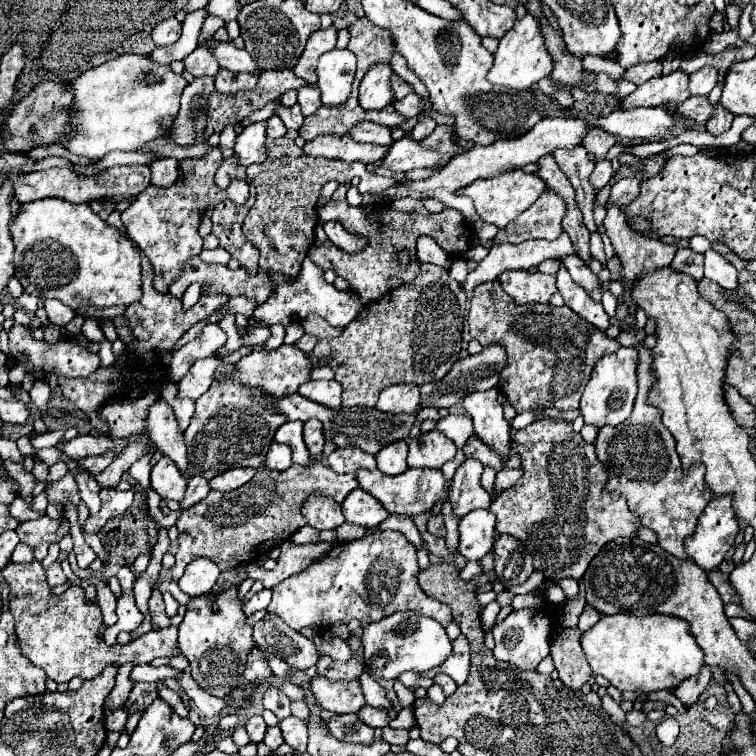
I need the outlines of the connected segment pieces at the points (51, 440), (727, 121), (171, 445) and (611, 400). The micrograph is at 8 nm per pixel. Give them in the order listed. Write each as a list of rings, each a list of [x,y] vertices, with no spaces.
[[[64,429],[50,431],[39,435],[29,435],[31,445],[35,449],[49,448],[57,445],[65,433]]]
[[[717,103],[715,107],[713,107],[713,115],[711,115],[711,119],[707,121],[707,131],[711,133],[711,135],[719,135],[719,133],[723,133],[723,131],[727,131],[729,127],[731,127],[731,123],[733,123],[733,115],[727,111],[727,109],[723,109],[723,105],[721,103]]]
[[[157,399],[149,409],[147,433],[157,449],[163,451],[187,479],[191,479],[191,475],[187,475],[187,447],[183,433],[177,427],[171,407],[163,399]]]
[[[619,347],[615,353],[605,355],[593,367],[591,379],[585,385],[581,397],[581,413],[587,425],[597,429],[605,425],[619,425],[623,423],[633,409],[633,401],[637,395],[637,351],[633,347]]]

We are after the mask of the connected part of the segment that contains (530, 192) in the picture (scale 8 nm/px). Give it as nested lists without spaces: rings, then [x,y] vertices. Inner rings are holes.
[[[517,169],[517,171],[507,171],[501,175],[495,175],[491,179],[477,179],[475,183],[459,189],[457,195],[471,197],[479,217],[485,223],[493,223],[495,227],[503,229],[509,221],[519,217],[519,213],[523,213],[531,203],[535,203],[535,199],[539,199],[539,195],[543,191],[545,191],[543,179],[539,179],[537,175],[527,175],[521,169]]]

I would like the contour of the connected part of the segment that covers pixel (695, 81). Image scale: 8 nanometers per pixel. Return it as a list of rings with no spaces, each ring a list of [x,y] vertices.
[[[707,65],[707,67],[689,75],[691,95],[709,95],[715,85],[717,85],[717,71],[711,65]]]

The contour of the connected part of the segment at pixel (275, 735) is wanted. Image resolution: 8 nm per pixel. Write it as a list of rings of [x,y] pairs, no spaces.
[[[269,727],[269,729],[267,729],[267,733],[265,733],[263,743],[265,743],[271,751],[275,751],[279,745],[283,745],[283,737],[281,737],[279,727]]]

